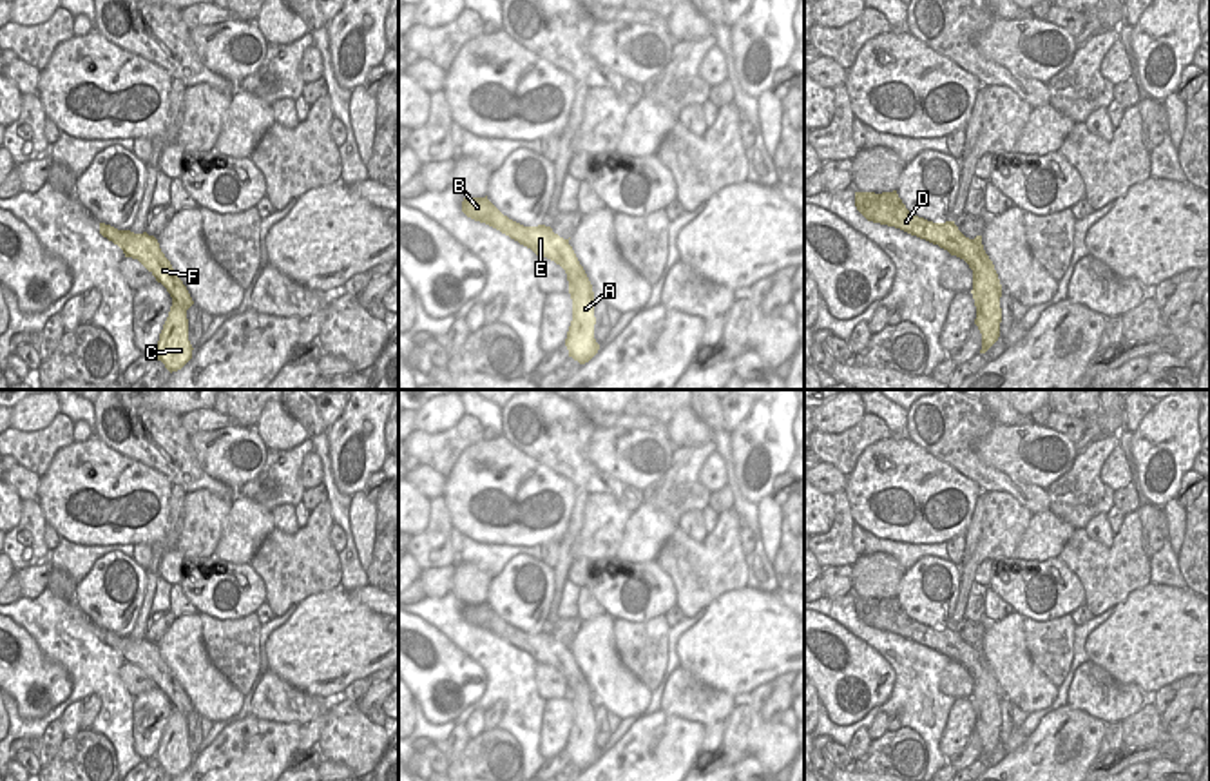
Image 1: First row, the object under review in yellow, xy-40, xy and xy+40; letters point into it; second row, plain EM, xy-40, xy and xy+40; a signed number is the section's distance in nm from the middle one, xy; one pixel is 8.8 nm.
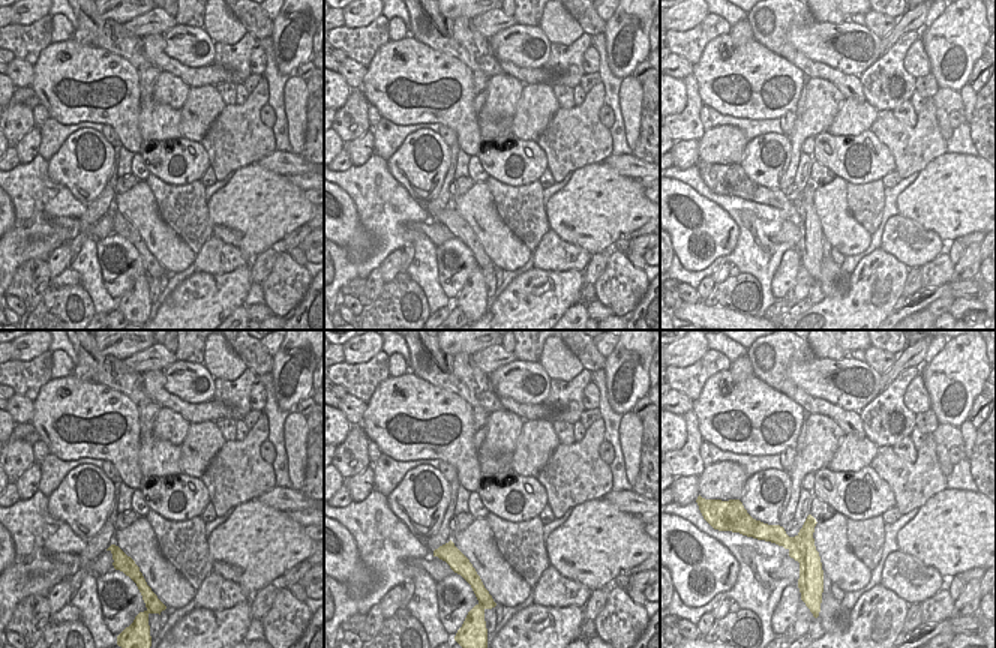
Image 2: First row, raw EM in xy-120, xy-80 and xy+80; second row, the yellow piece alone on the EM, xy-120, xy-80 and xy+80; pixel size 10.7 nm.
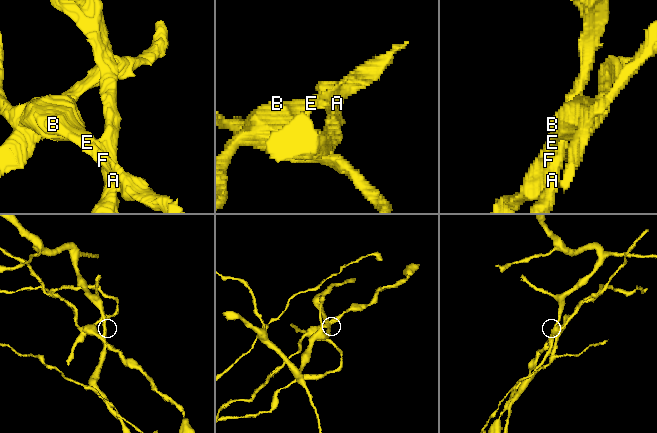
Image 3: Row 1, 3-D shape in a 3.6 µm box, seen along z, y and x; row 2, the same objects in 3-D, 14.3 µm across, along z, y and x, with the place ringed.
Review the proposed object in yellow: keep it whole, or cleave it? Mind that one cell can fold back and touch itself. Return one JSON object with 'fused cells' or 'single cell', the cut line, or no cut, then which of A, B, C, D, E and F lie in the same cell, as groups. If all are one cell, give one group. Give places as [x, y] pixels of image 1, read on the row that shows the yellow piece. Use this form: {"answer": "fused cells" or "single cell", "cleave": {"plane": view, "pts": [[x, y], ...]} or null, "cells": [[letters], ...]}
{"answer": "fused cells", "cleave": {"plane": "xy+40", "pts": [[973, 240], [979, 258], [971, 269]]}, "cells": [["A", "C"], ["B", "D", "E", "F"]]}

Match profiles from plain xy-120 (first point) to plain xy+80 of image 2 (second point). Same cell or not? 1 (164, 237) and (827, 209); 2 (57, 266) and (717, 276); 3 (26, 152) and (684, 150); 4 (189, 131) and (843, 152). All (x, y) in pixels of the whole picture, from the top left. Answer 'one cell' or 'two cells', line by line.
1: one cell
2: one cell
3: one cell
4: two cells

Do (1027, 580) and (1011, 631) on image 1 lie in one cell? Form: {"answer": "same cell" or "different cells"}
{"answer": "different cells"}

